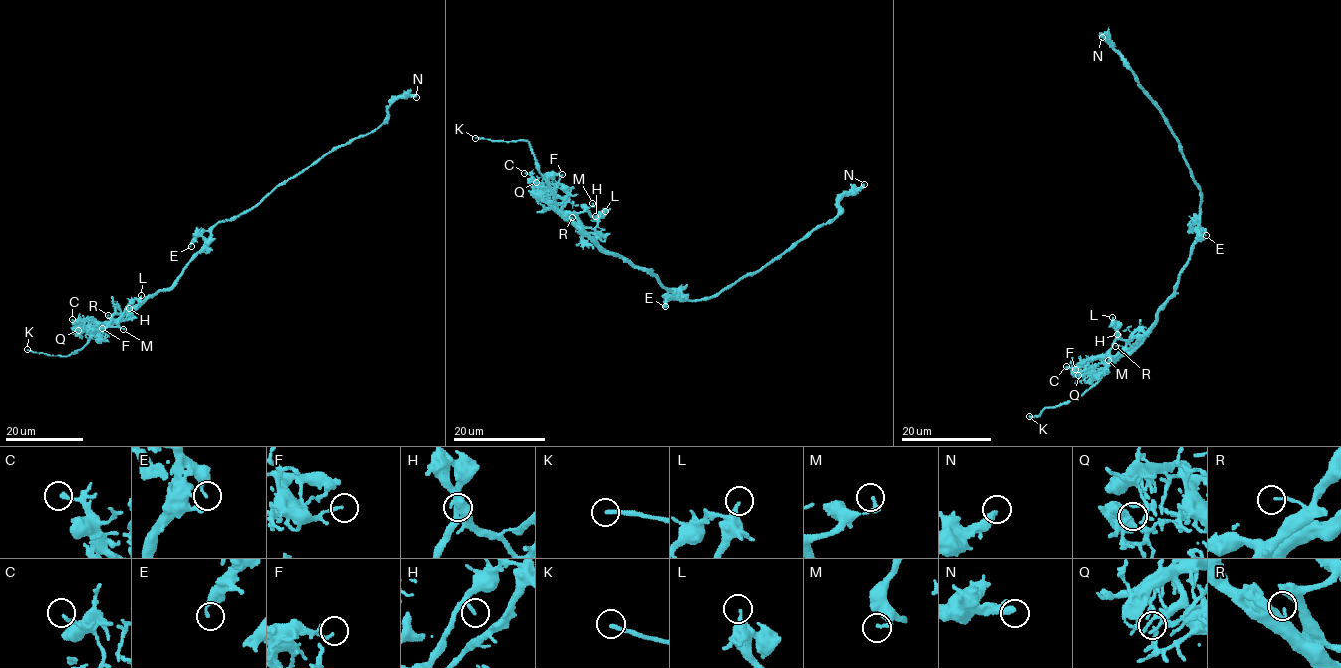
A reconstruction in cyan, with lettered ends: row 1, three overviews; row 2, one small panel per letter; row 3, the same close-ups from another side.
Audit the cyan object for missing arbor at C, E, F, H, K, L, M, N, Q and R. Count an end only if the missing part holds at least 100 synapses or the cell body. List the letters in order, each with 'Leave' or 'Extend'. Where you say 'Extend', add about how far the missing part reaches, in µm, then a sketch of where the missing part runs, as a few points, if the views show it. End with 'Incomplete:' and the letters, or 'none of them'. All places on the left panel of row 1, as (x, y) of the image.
C: Leave
E: Leave
F: Leave
H: Leave
K: Extend. Missing length about 15 µm
L: Leave
M: Leave
N: Leave
Q: Leave
R: Leave
Incomplete: K

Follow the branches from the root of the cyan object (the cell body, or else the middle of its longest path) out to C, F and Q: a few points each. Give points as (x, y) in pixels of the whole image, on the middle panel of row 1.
C: (675, 293), (664, 288), (656, 275), (633, 267), (627, 259), (599, 250), (524, 173)
F: (675, 293), (627, 259), (603, 253), (559, 212), (548, 189), (554, 176), (562, 174)
Q: (675, 293), (664, 288), (656, 275), (633, 267), (627, 259), (599, 250), (587, 234), (559, 215), (536, 182)

